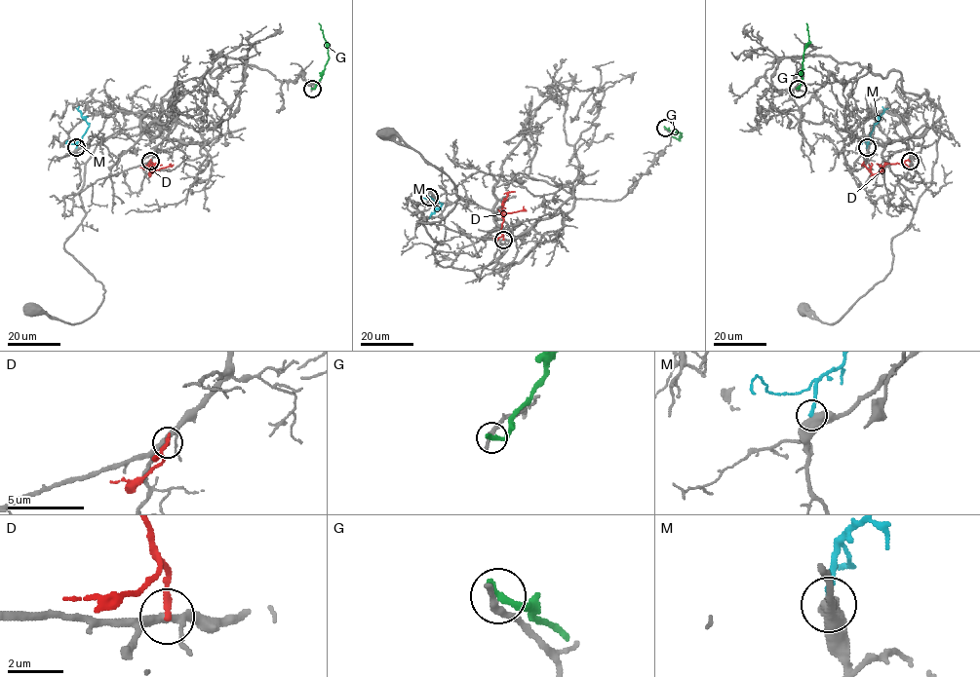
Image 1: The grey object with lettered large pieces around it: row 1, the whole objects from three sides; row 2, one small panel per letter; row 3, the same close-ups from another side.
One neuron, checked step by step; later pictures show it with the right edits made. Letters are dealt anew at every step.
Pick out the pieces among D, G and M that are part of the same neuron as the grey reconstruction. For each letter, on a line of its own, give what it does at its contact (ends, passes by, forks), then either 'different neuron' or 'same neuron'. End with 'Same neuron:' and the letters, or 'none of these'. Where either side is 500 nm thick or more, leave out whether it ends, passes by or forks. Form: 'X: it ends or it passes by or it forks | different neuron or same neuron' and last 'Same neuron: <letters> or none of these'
D: it ends | different neuron
G: it ends | different neuron
M: different neuron
Same neuron: none of these

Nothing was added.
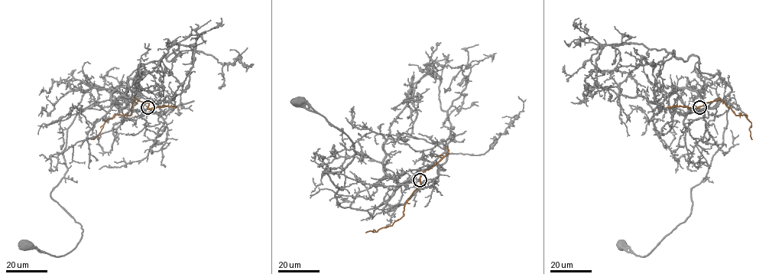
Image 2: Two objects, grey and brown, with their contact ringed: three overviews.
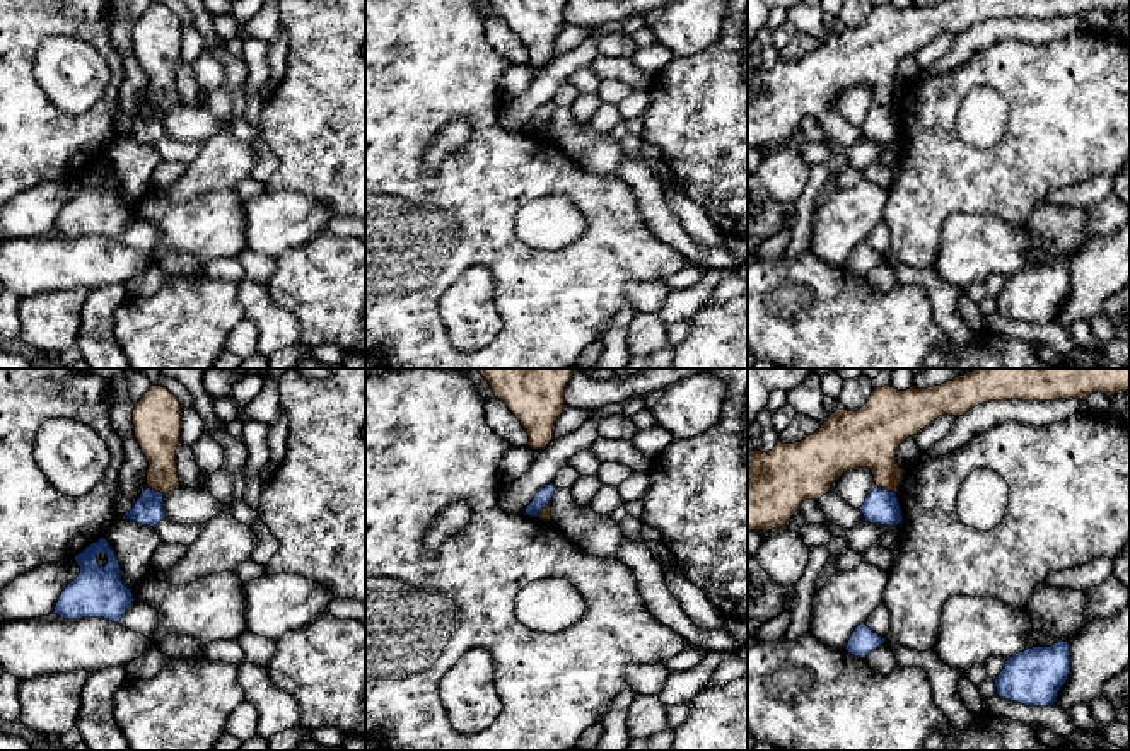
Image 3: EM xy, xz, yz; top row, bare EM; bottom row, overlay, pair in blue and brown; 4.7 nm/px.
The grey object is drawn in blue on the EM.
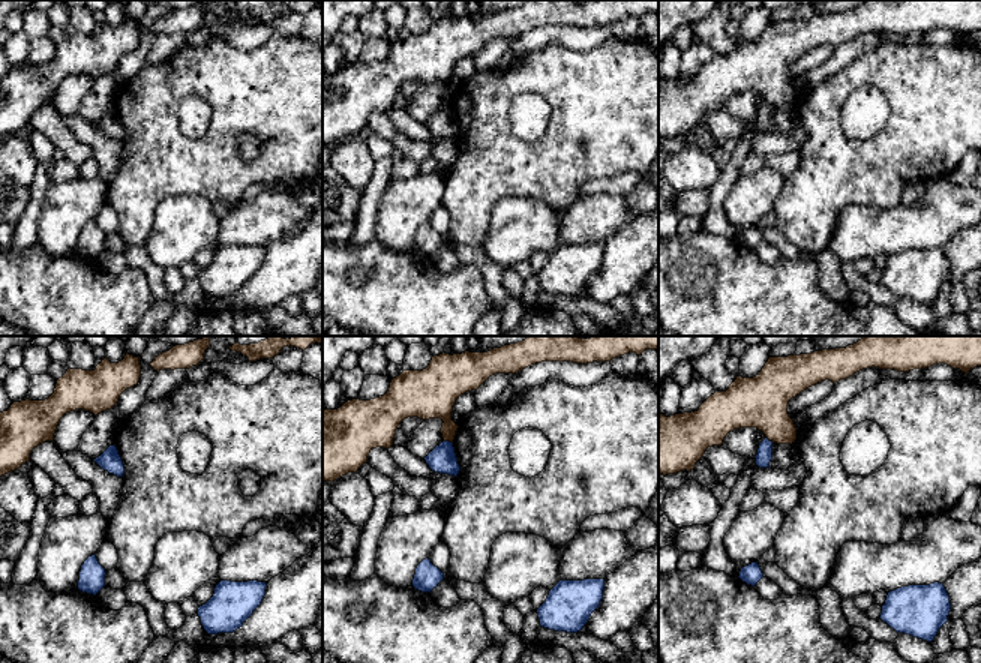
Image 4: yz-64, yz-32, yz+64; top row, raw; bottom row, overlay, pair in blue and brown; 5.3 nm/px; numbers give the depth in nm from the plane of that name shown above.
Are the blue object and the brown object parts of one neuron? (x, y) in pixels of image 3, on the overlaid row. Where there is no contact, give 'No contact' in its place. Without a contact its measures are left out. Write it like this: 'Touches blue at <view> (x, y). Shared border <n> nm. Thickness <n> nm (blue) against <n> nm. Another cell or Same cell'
Touches blue at yz (886, 490). Shared border 100 nm. Thickness 160 nm (blue) against 260 nm. Another cell

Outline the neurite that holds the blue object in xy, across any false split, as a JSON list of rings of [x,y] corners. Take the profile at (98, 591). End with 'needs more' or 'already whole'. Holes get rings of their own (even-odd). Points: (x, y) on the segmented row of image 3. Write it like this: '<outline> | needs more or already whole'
[[[106,538],[75,556],[80,573],[61,592],[55,614],[63,620],[104,618],[119,623],[133,604],[133,592],[121,580],[121,565]]] | already whole

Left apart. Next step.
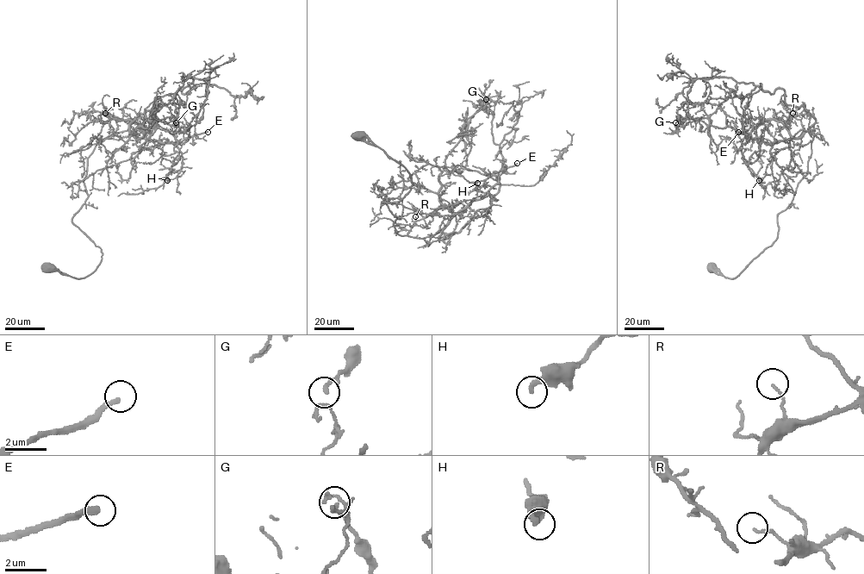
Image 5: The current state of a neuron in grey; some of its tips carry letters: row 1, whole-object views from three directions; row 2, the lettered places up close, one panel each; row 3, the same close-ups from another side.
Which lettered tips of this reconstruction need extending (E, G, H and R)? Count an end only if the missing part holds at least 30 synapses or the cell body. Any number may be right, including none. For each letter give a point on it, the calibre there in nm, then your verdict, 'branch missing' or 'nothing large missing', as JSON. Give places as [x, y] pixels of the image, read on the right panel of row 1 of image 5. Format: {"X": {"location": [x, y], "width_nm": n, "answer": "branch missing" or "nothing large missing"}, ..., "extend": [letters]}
{"E": {"location": [738, 132], "width_nm": 280, "answer": "branch missing"}, "G": {"location": [675, 122], "width_nm": 110, "answer": "nothing large missing"}, "H": {"location": [759, 180], "width_nm": 260, "answer": "nothing large missing"}, "R": {"location": [792, 113], "width_nm": 90, "answer": "nothing large missing"}, "extend": ["E"]}

